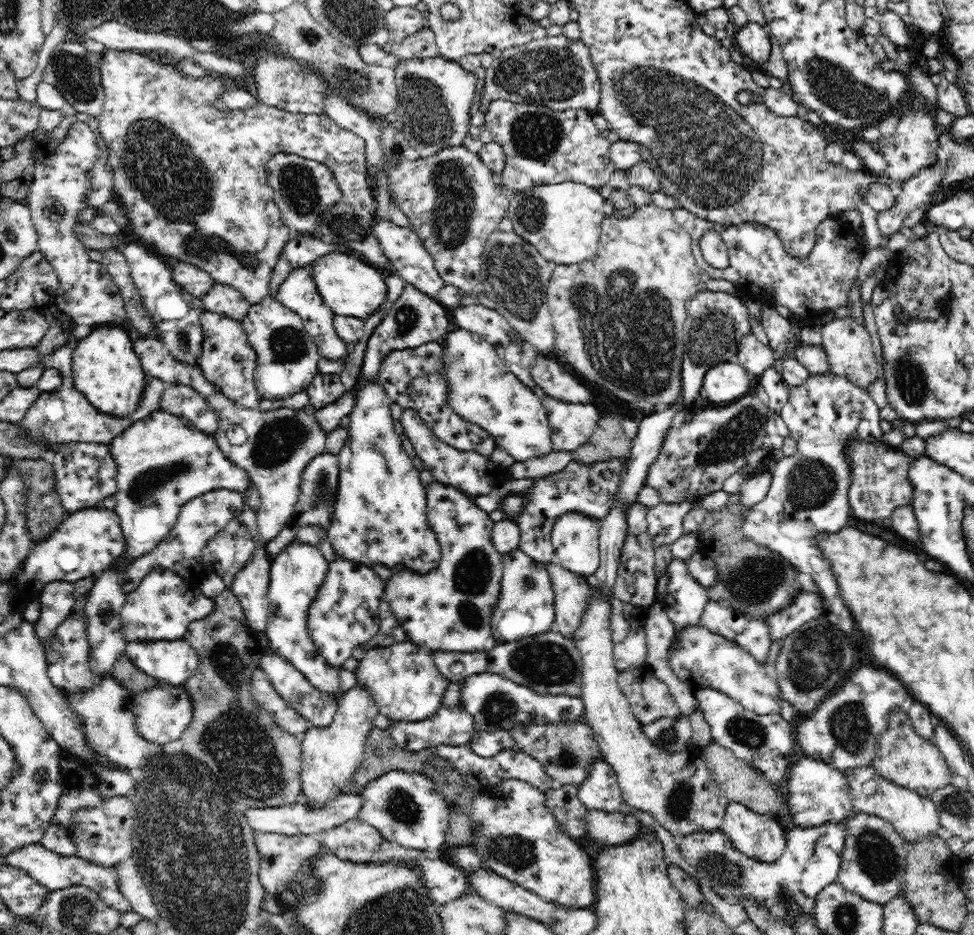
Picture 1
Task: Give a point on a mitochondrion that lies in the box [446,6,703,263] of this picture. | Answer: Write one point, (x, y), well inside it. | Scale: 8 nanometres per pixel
(553, 74)

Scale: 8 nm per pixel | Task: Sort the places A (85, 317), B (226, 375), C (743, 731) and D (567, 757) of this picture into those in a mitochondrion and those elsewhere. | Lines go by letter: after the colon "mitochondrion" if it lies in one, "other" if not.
A: other
B: other
C: mitochondrion
D: mitochondrion

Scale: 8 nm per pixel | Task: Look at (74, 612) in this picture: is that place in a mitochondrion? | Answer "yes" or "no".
no

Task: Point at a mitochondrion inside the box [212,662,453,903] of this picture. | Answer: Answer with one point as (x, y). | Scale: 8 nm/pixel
(401, 807)

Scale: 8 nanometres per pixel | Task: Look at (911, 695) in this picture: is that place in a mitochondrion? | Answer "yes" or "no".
no

